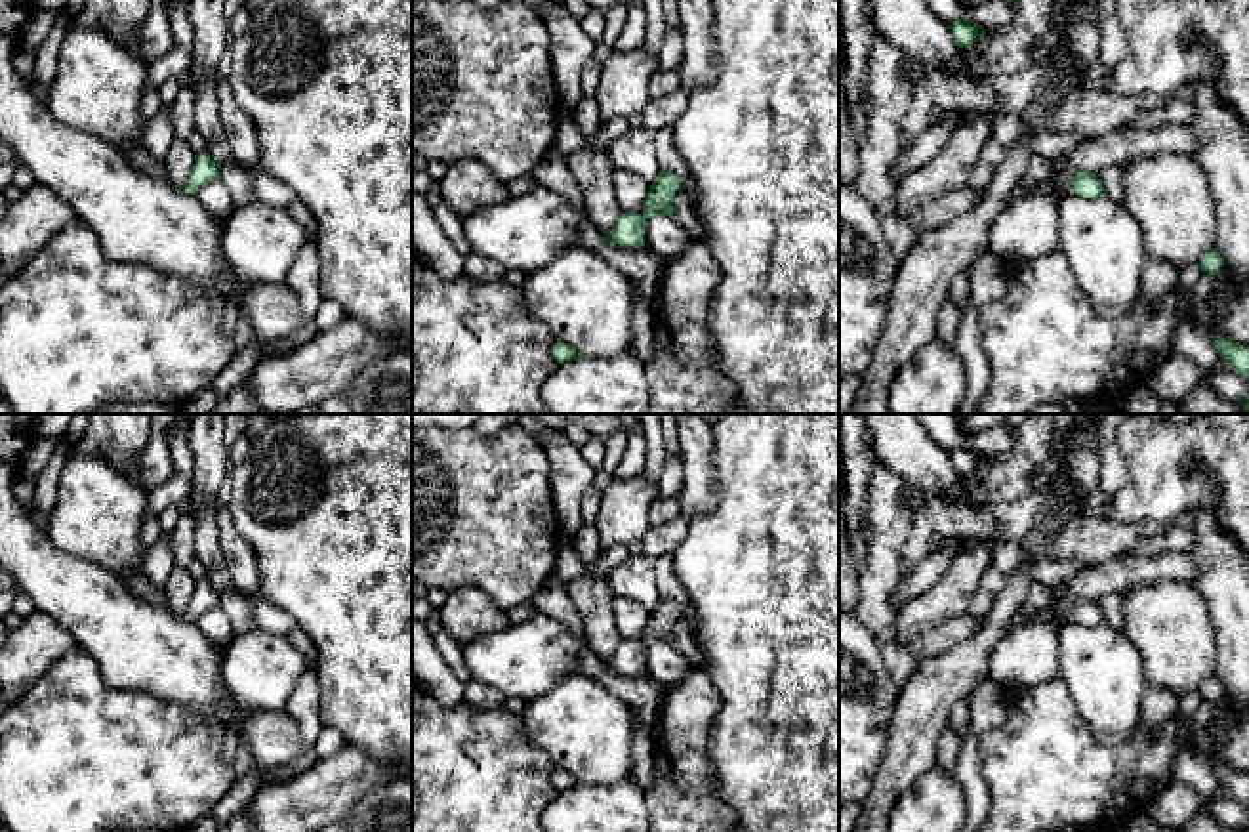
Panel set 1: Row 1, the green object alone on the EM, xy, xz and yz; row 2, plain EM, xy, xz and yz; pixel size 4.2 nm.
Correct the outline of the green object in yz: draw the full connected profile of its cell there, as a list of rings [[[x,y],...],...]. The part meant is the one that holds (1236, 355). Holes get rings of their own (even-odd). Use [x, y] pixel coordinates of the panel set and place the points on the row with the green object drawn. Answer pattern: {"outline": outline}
{"outline": [[[1211,336],[1209,340],[1220,359],[1224,359],[1241,378],[1249,380],[1249,347],[1236,343],[1228,336]]]}

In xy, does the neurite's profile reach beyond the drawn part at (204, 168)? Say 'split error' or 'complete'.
complete

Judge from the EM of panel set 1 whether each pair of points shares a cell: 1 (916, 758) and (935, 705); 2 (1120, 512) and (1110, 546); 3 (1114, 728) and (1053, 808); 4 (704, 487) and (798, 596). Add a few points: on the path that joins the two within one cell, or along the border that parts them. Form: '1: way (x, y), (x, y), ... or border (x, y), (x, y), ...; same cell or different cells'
1: way (916, 745), (916, 726), (921, 718); same cell
2: border (1097, 512), (1118, 523), (1160, 525); different cells
3: border (1074, 707), (1106, 743), (1124, 743), (1141, 720); different cells
4: border (714, 453), (714, 504), (691, 521); different cells

